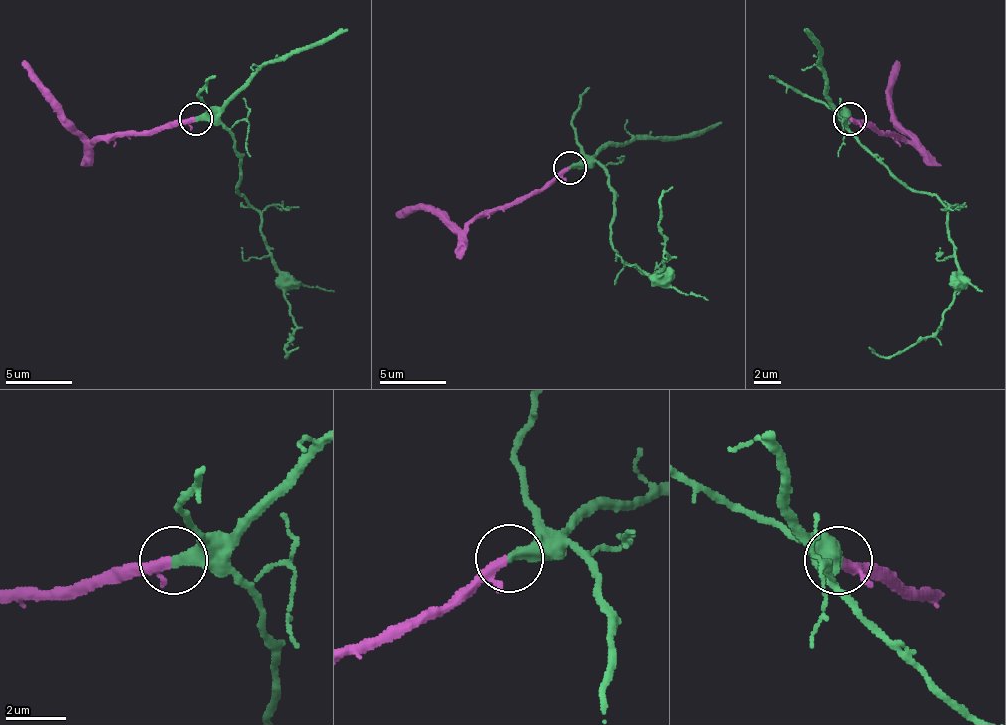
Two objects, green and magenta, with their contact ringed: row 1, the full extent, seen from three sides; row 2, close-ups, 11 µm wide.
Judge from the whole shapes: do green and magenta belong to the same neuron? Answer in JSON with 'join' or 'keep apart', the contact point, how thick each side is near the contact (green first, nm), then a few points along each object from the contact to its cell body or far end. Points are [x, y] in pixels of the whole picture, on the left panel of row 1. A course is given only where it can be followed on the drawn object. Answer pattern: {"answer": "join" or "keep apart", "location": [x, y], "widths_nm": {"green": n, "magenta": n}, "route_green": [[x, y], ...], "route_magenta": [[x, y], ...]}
{"answer": "join", "location": [195, 118], "widths_nm": {"green": 440, "magenta": 240}, "route_green": [[196, 117], [213, 117], [233, 138], [240, 194], [260, 214], [260, 234], [293, 321], [286, 355], [300, 348]], "route_magenta": [[193, 117], [166, 127], [96, 134], [89, 141], [22, 61]]}

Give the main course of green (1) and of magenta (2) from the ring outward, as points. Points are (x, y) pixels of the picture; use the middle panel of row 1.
1: (570, 168), (597, 165), (607, 175), (614, 252), (647, 275), (654, 275), (667, 262), (660, 199), (674, 185)
2: (567, 168), (540, 188), (470, 219), (457, 229), (437, 209), (403, 209), (396, 215)

